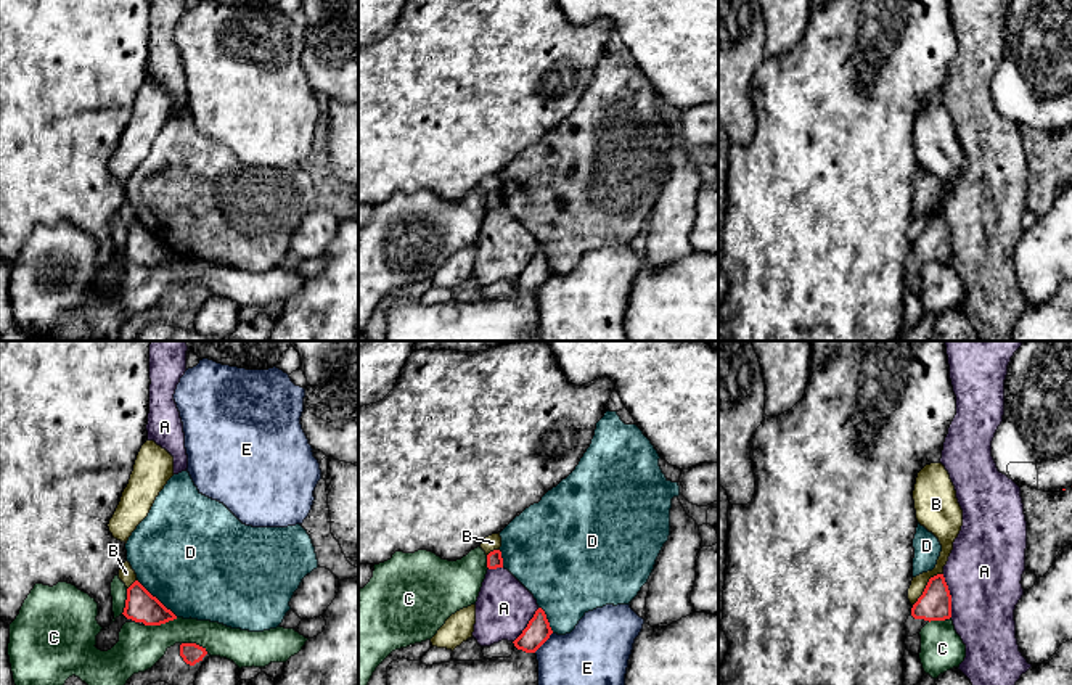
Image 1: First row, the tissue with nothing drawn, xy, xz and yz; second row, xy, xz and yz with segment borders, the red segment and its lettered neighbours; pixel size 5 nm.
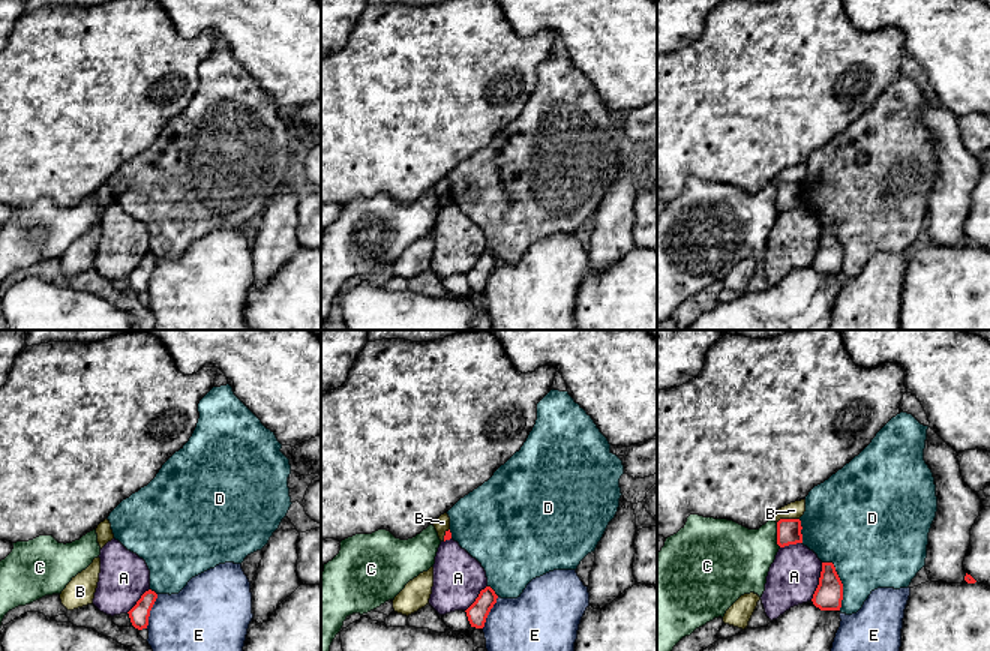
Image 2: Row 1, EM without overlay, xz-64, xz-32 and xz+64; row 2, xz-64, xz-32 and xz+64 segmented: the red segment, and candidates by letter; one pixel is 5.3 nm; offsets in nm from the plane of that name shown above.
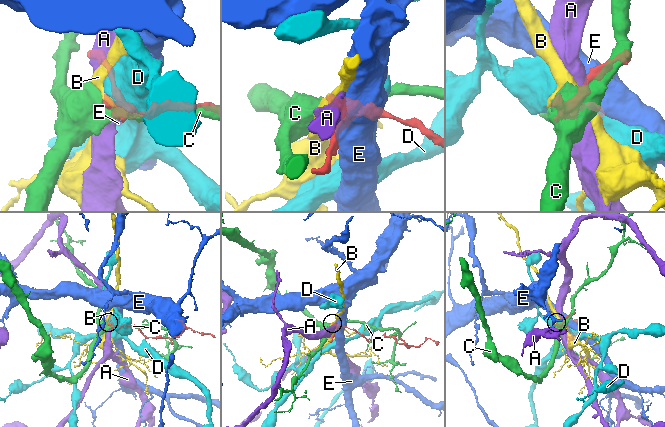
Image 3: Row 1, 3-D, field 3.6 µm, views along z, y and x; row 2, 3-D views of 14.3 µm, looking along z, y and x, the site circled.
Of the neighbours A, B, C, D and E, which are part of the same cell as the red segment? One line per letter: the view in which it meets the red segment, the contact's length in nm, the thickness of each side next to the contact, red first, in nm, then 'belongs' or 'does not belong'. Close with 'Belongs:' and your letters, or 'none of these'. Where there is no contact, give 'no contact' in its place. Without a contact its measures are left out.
A: contact in yz; length 220 nm; calibres 160 and 380 nm; does not belong
B: contact in yz; length 220 nm; calibres 160 and 80 nm; does not belong
C: contact in xy; length 170 nm; calibres 160 and 220 nm; does not belong
D: contact in xy; length 280 nm; calibres 160 and 500 nm; does not belong
E: contact in xz; length 140 nm; calibres 120 and 440 nm; does not belong
Belongs: none of these

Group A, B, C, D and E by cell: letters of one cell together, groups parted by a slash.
A / B / C / D / E

